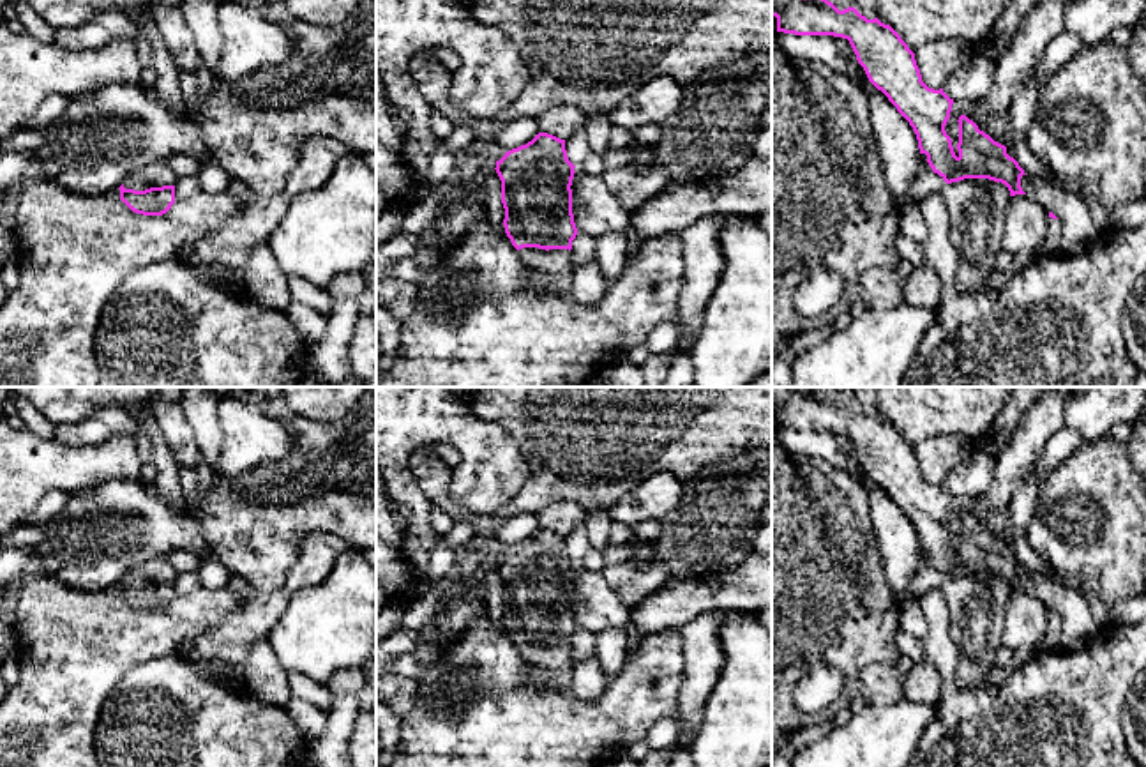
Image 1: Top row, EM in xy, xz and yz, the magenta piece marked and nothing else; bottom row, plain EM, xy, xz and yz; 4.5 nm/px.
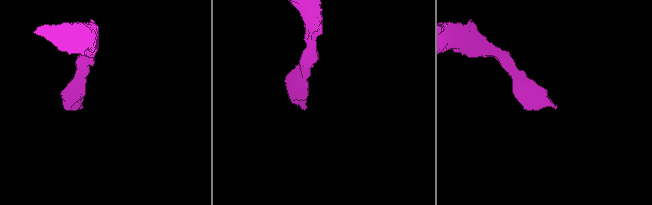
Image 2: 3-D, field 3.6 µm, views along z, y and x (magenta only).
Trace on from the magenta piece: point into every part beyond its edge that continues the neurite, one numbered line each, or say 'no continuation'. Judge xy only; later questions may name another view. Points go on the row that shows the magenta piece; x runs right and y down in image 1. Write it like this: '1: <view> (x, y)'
1: xy (154, 175)

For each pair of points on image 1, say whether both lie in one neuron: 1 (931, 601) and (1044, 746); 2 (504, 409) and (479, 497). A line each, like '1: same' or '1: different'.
1: same
2: different

